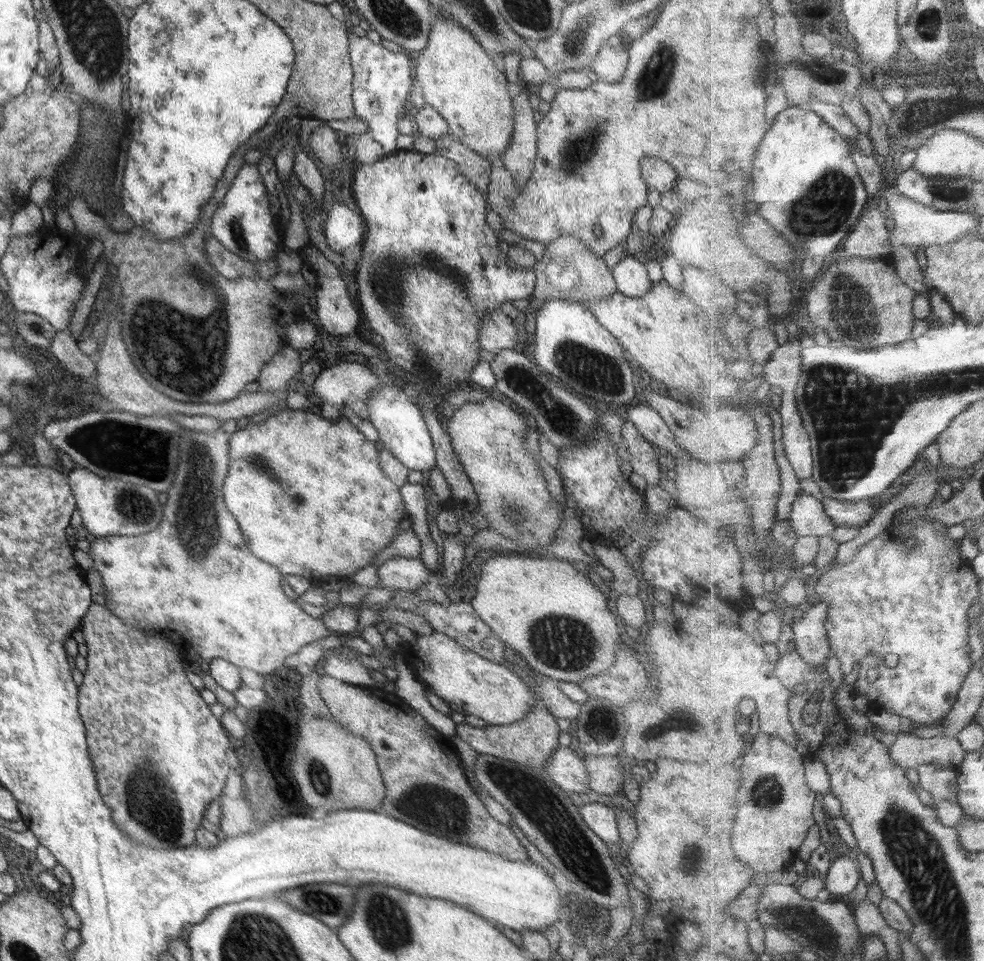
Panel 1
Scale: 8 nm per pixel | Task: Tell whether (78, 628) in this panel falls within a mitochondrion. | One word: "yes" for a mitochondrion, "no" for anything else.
no

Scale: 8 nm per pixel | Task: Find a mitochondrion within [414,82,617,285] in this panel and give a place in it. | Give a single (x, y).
(579, 156)

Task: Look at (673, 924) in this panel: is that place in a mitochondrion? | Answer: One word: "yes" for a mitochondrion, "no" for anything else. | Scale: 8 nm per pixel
no

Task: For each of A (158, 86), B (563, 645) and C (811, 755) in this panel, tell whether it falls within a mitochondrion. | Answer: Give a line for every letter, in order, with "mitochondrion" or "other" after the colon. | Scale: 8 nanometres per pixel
A: other
B: mitochondrion
C: other

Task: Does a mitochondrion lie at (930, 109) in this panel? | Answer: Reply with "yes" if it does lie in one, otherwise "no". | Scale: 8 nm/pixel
yes

